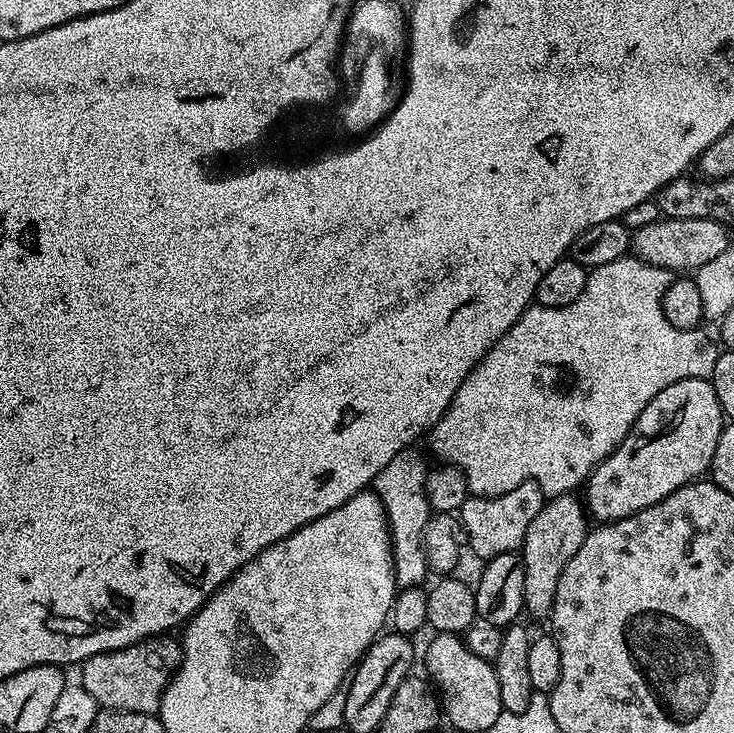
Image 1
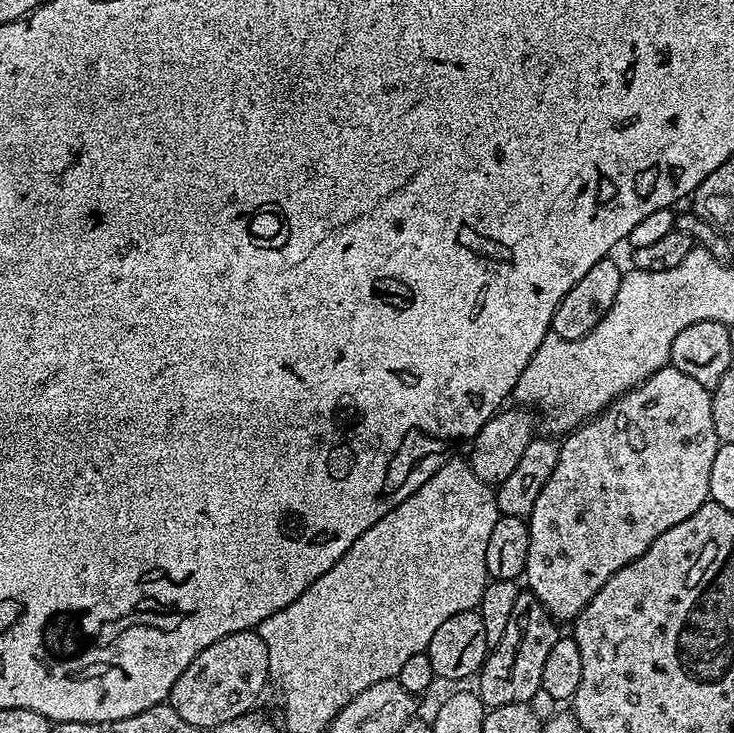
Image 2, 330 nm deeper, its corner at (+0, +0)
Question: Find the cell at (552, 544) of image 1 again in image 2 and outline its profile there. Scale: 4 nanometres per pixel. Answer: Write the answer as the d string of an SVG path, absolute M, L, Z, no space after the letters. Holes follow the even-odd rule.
M521 590L518 602L514 602L514 614L510 614L510 626L506 626L506 634L502 634L502 642L489 651L478 673L478 695L485 709L532 701L540 689L546 657L562 635L561 629L556 628L559 628L557 621L553 620L544 603L533 592Z

